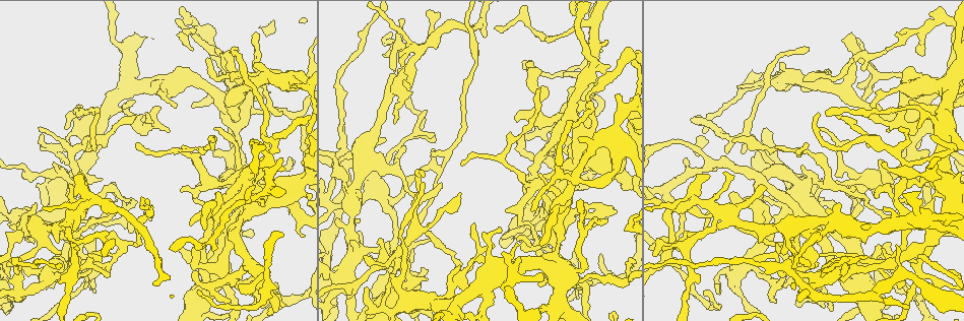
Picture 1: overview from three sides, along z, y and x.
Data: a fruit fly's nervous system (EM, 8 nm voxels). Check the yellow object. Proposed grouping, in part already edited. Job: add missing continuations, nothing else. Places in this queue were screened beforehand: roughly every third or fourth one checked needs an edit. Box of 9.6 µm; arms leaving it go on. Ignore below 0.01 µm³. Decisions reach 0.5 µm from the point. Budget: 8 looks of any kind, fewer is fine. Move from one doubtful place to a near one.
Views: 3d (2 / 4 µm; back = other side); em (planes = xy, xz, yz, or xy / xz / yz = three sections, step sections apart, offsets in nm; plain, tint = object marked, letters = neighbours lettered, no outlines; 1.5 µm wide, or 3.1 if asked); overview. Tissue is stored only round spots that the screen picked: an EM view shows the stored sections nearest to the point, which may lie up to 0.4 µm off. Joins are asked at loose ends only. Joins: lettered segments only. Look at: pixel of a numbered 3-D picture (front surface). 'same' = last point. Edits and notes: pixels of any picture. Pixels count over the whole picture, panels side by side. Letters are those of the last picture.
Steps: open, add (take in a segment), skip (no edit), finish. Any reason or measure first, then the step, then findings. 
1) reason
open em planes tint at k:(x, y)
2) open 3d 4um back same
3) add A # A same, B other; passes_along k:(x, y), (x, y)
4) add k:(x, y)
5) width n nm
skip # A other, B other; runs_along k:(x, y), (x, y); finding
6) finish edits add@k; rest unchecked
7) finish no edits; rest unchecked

an open end
open em planes plain at 1:(216, 193)

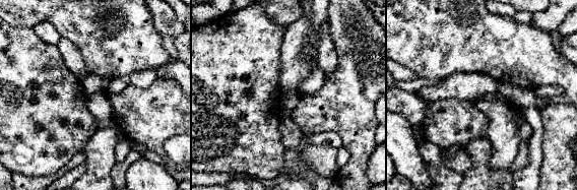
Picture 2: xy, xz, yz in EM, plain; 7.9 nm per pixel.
open em planes letters same

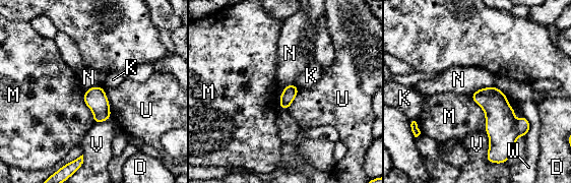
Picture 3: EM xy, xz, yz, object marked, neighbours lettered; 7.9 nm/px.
longest_contact M 320 nm
skip # D other, K other, M other, N other, U other, V other, W other; border 3:(295, 83), (283, 88), (278, 103); none of them fits

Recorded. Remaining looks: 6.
branch stops here
open em planes letters at 1:(524, 61)

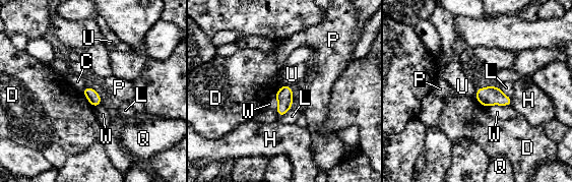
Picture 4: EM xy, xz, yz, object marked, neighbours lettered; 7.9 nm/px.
skip # C other, D other, H other, L other, P other, Q other, U other, W other; border 4:(81, 92), (93, 108); none of them fits

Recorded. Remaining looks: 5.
free end
open 3d 4um at 1:(881, 164)

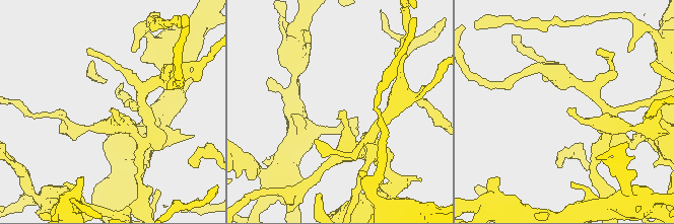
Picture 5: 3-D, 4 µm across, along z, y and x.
shape alone is not enough
open em planes letters at 5:(343, 111)

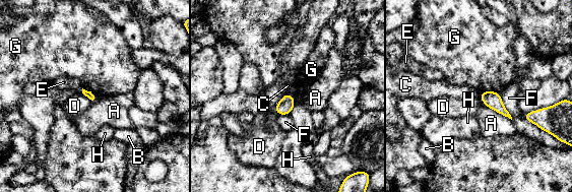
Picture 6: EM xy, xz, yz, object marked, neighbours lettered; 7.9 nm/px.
skip # A other, B other, C other, D other, E other, F other, G other, H other; no lettered segment goes on from it

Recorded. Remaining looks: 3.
finish no edits; rest unchecked

